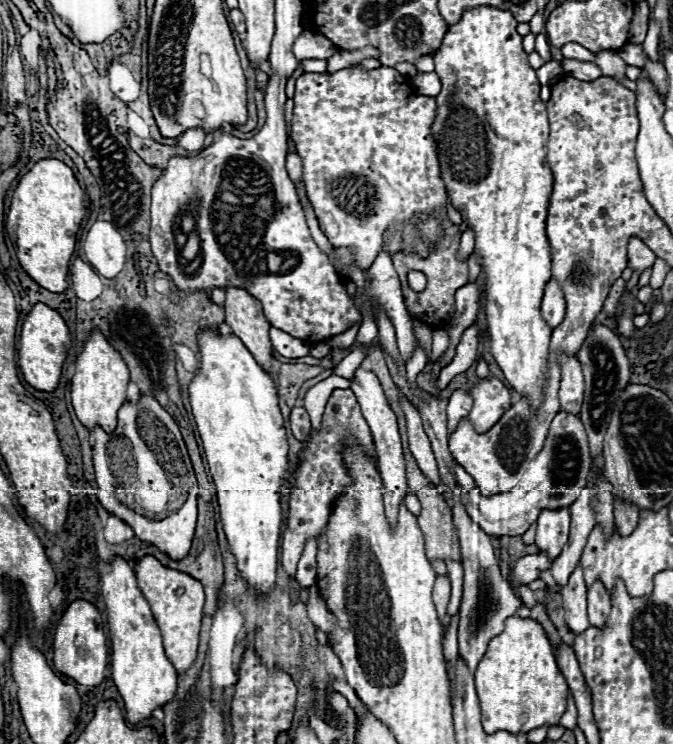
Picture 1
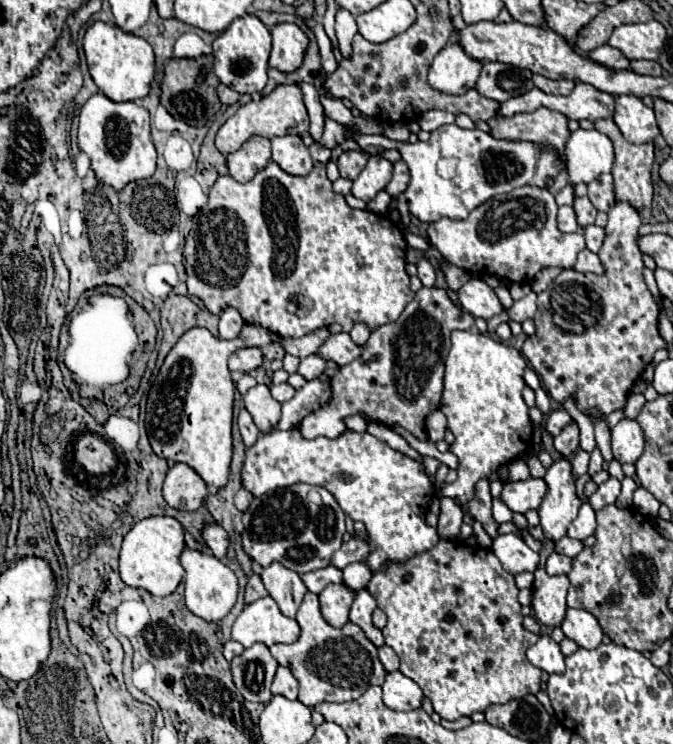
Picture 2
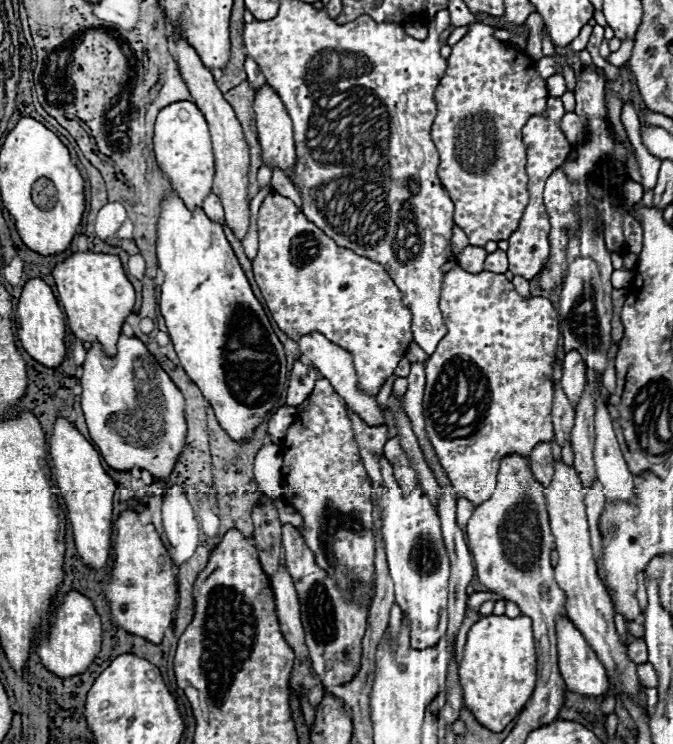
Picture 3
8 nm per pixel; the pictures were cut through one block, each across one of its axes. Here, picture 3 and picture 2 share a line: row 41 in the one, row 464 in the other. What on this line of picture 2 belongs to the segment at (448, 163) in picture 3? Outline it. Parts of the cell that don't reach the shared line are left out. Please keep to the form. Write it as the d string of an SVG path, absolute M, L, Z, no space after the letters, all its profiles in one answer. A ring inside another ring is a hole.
M454 330L452 348L446 358L442 412L448 418L448 428L456 436L450 452L458 456L458 480L442 484L436 494L466 504L474 492L474 484L488 476L494 468L508 460L518 460L532 446L532 422L528 418L528 406L522 398L524 378L522 372L526 360L518 350L492 340L492 336Z

